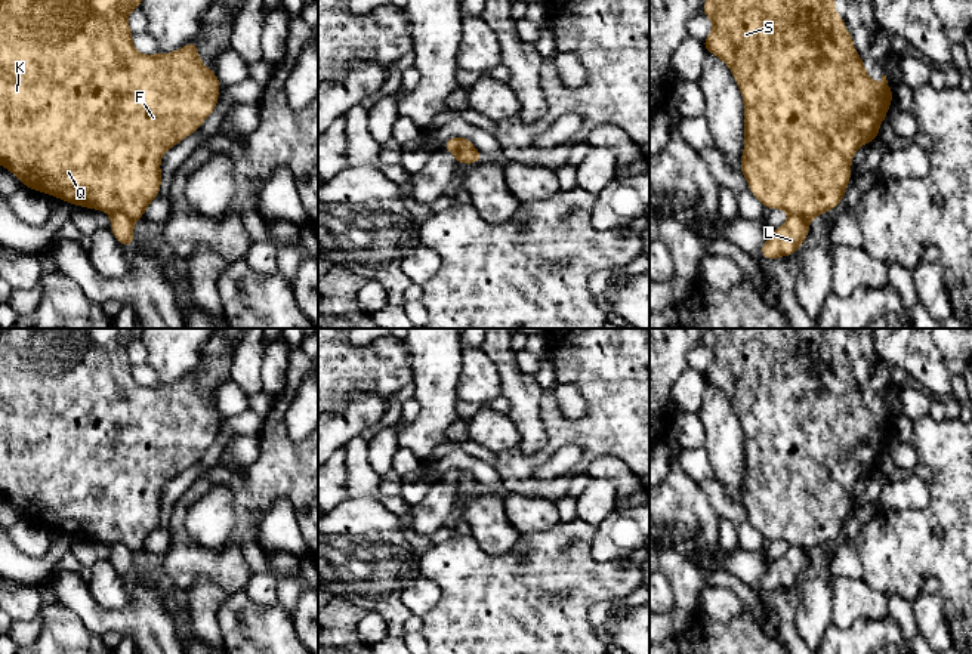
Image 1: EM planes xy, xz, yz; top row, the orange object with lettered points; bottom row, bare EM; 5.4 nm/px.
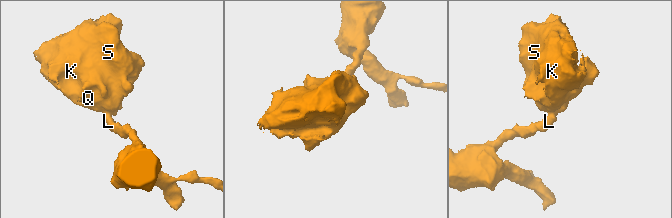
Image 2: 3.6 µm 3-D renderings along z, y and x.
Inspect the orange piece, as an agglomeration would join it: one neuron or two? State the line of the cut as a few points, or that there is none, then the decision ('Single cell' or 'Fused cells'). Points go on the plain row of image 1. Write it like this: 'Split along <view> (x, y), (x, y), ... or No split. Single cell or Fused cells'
Split along xy (111, 545), (126, 545), (133, 552). Fused cells

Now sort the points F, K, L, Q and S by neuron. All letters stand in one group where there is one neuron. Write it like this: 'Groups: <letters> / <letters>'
Groups: F K Q S / L

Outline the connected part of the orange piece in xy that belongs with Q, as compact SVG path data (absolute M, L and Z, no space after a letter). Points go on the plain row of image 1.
M0 328L0 497L4 497L24 518L55 527L74 537L107 545L124 545L142 550L161 516L160 491L178 473L197 463L215 442L220 417L217 407L201 395L197 371L172 385L141 386L132 376L127 355L130 342L141 339L144 328Z

